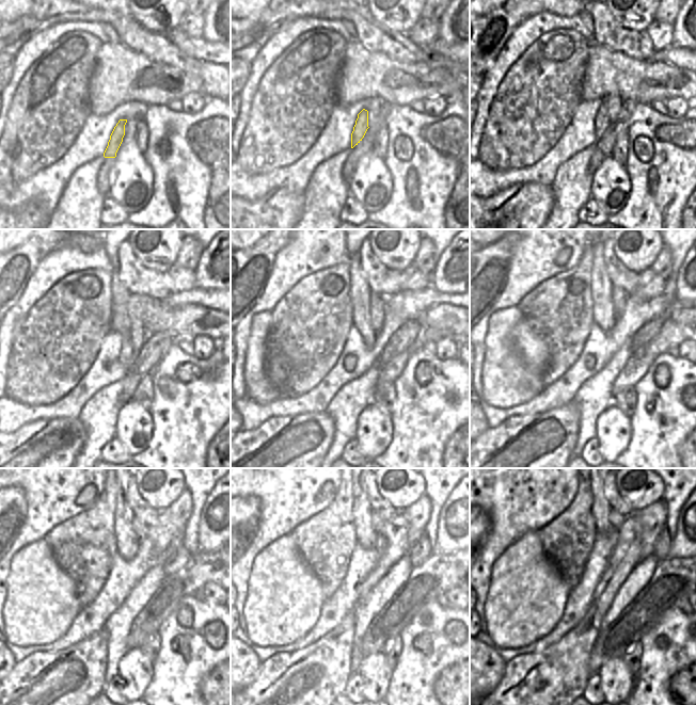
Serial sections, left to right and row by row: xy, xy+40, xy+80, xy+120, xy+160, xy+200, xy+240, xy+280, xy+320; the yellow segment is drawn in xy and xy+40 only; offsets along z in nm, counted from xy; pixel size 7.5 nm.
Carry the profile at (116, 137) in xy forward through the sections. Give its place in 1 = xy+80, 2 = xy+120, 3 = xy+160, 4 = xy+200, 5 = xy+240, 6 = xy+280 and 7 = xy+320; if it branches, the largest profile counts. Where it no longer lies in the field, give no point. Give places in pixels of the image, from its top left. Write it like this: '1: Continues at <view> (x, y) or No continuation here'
1: Continues at xy+80 (602, 119)
2: Continues at xy+120 (126, 356)
3: Continues at xy+160 (360, 292)
4: Continues at xy+200 (600, 285)
5: Continues at xy+240 (127, 542)
6: Continues at xy+280 (365, 535)
7: Continues at xy+320 (601, 508).

